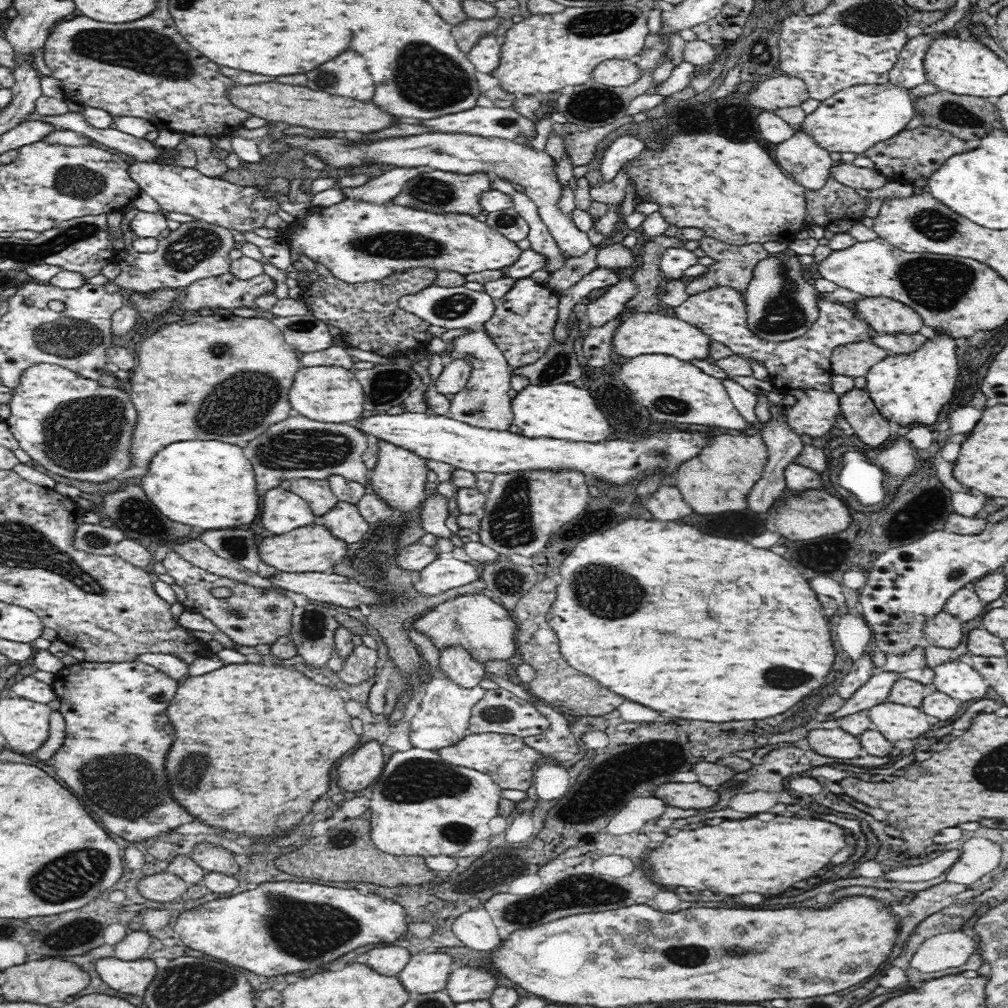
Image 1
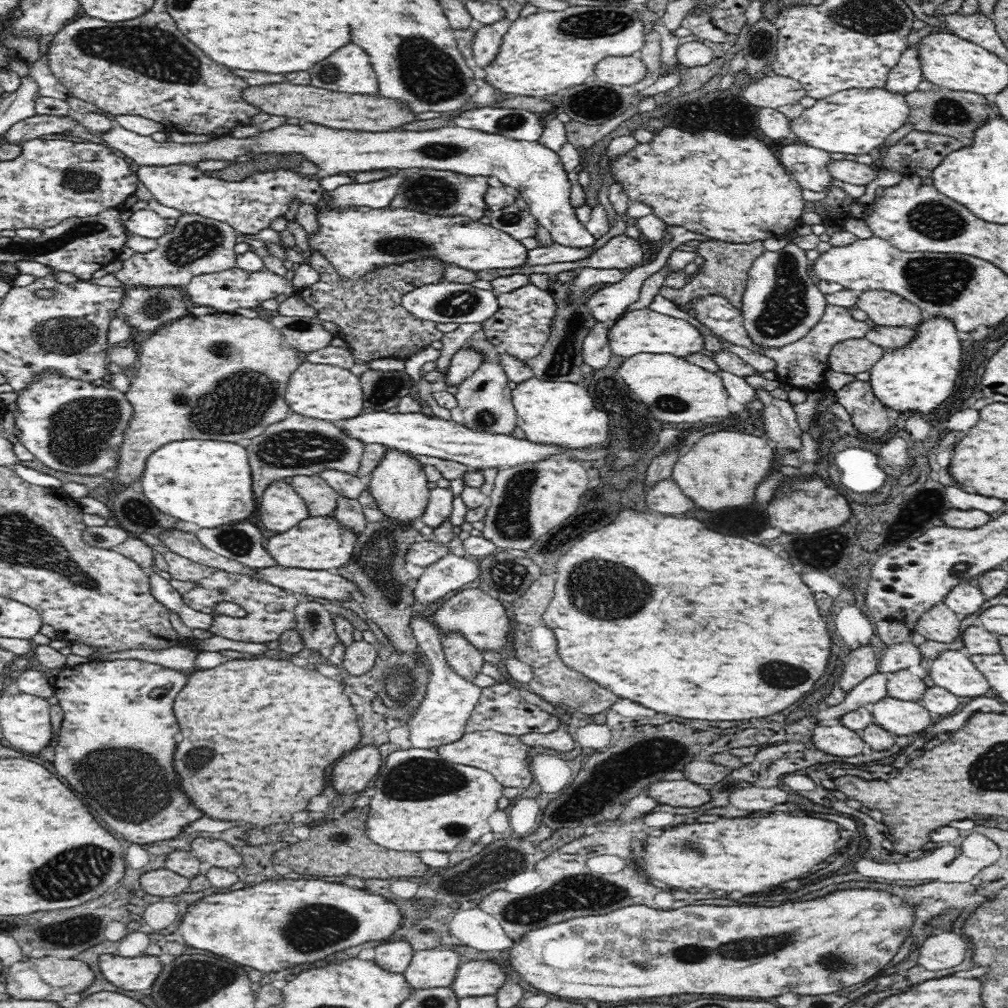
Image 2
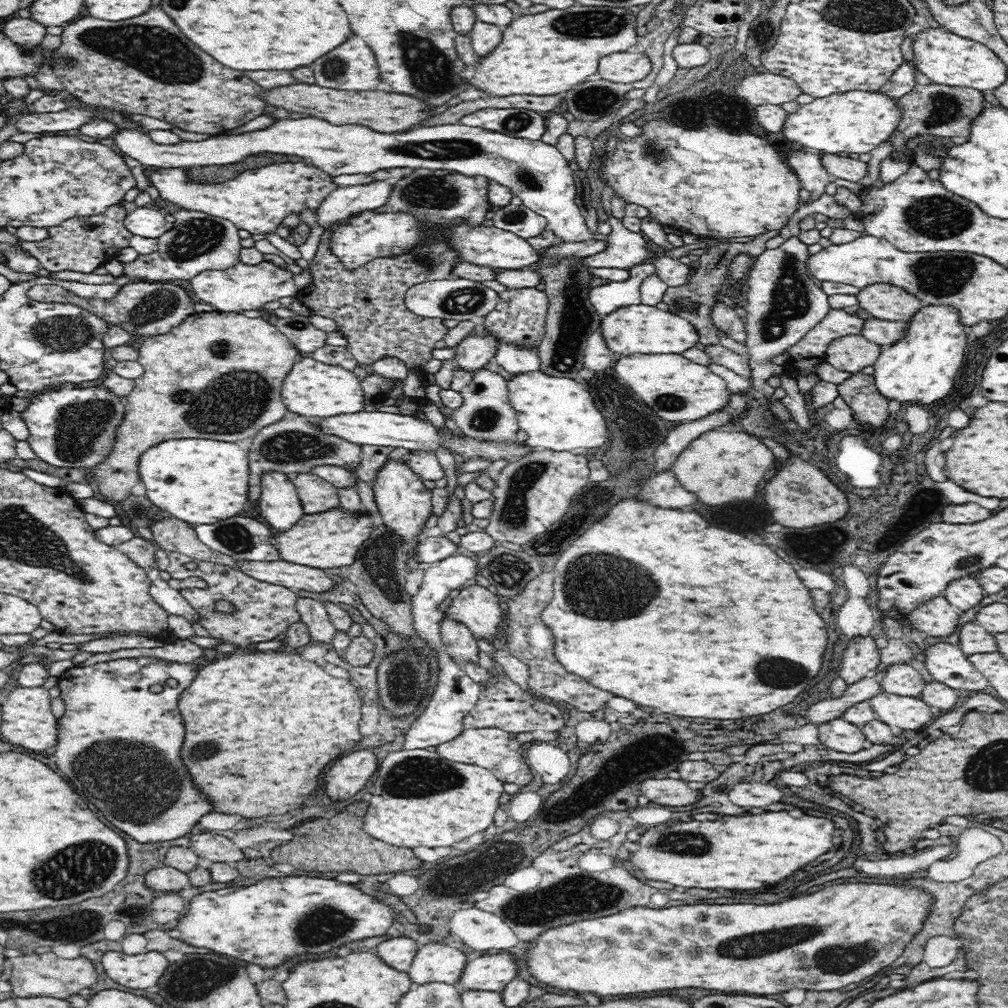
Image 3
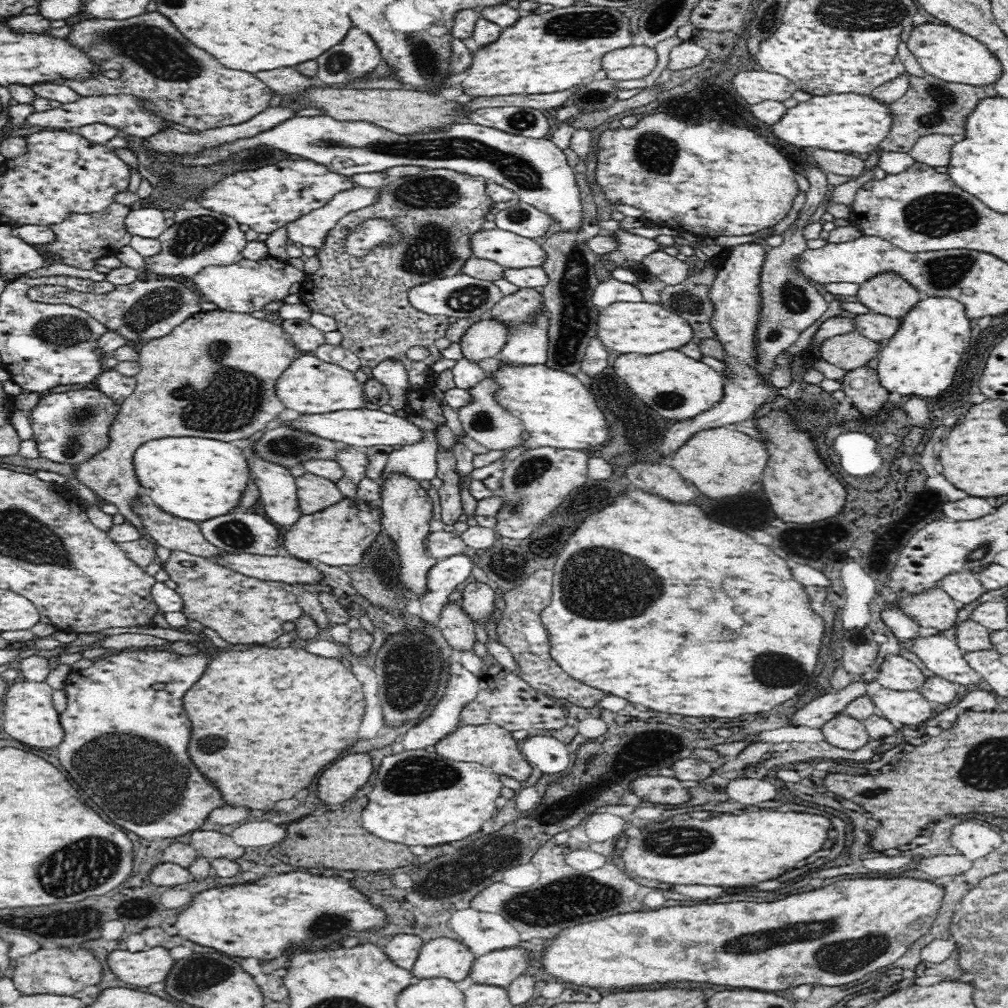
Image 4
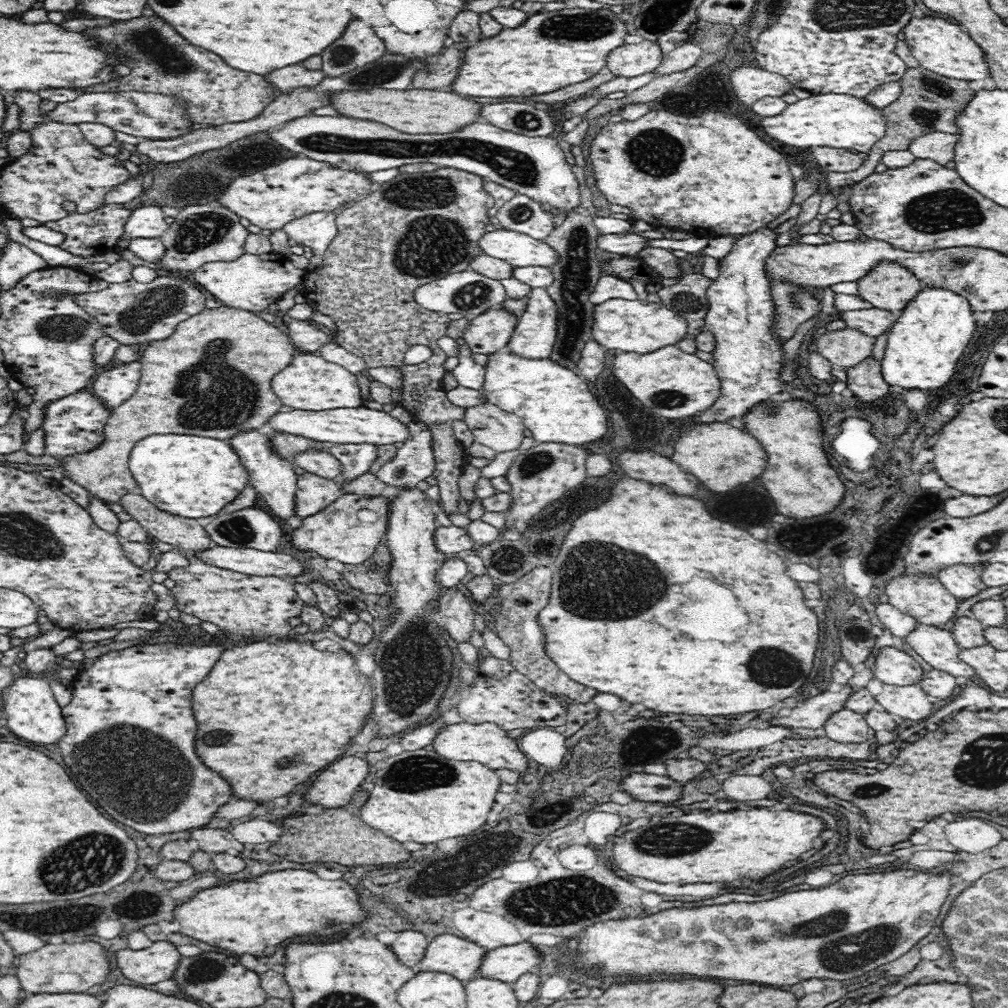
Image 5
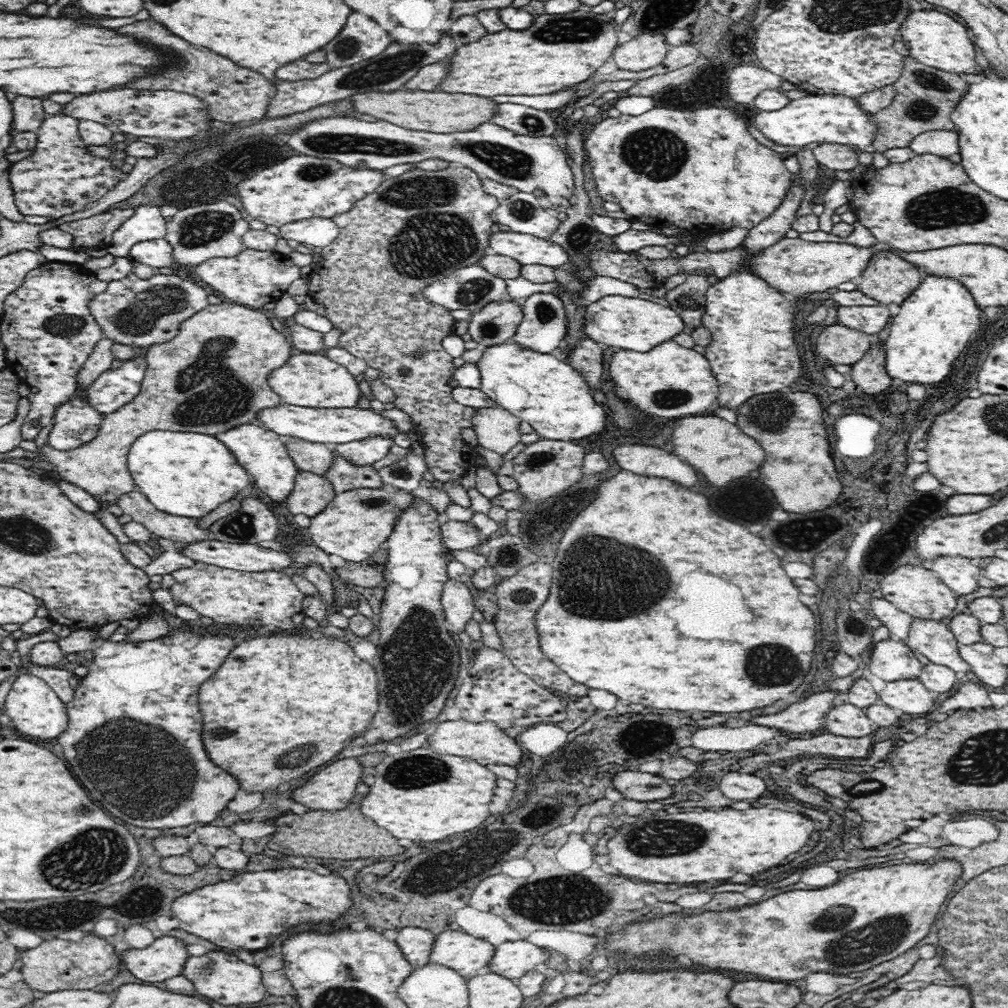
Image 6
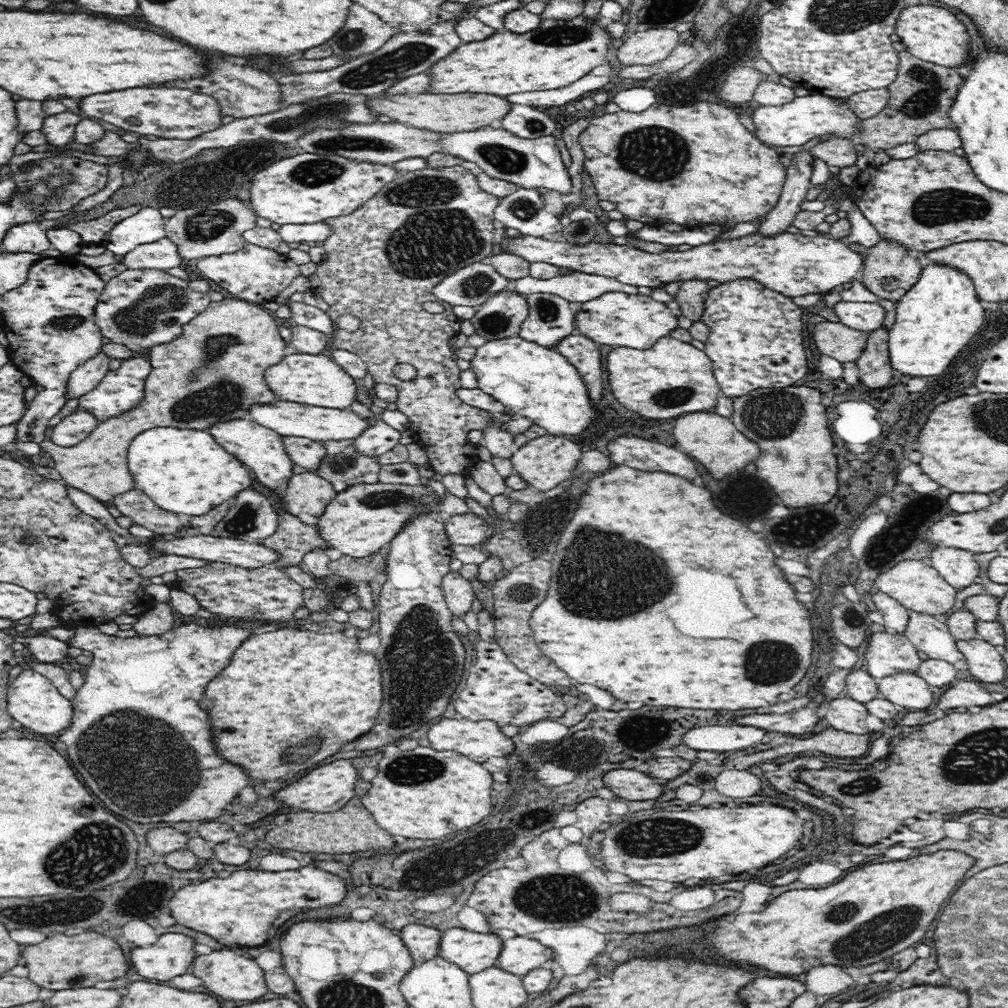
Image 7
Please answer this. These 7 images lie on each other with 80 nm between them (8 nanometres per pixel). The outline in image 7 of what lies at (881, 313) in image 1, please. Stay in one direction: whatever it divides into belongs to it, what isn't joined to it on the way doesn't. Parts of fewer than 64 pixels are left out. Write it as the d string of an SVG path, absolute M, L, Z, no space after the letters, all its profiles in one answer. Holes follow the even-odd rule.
M879 239L878 242L868 248L863 256L864 270L862 270L862 284L873 292L878 298L897 302L906 291L918 282L924 262L916 253L911 252L900 242L893 239Z

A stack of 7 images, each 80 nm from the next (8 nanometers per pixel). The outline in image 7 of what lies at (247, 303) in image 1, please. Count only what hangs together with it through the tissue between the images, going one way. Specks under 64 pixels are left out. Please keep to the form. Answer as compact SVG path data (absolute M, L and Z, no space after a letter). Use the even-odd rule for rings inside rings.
M249 243L232 254L206 256L197 262L198 272L206 281L216 282L234 298L245 299L246 302L260 306L273 300L296 276L301 275L298 266L287 255Z

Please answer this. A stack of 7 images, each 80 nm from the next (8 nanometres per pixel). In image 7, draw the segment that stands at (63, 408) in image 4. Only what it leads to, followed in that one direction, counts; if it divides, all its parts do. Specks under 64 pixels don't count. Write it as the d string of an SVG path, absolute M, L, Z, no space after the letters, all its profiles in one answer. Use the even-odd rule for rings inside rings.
M79 406L75 412L64 417L54 427L51 441L62 447L76 446L90 436L98 423L98 419L92 413Z

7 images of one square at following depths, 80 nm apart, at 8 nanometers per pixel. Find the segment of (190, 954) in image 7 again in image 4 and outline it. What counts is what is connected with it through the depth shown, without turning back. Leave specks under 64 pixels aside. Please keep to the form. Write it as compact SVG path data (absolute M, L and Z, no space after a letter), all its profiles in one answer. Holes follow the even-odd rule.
M153 947L142 952L128 952L126 949L117 949L110 952L108 956L108 968L126 984L132 984L137 988L148 988L156 982L163 982L176 962L170 955L169 949Z

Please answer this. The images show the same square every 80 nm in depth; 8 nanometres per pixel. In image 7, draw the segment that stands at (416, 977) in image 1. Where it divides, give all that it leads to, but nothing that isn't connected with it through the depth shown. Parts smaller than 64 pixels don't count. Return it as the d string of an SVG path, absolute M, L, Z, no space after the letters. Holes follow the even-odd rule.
M450 928L442 935L438 957L453 962L472 975L493 967L501 950L502 941L496 935Z

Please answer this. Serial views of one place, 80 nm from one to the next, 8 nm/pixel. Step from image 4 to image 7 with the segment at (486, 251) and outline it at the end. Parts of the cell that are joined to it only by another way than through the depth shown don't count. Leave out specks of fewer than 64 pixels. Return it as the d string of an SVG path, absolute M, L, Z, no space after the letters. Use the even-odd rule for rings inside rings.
M754 232L746 238L738 240L716 241L716 244L702 244L701 246L692 247L686 252L662 252L661 254L652 254L648 251L642 251L636 247L630 246L628 242L617 240L613 243L594 243L577 244L568 242L559 242L546 240L543 237L533 237L530 235L520 235L519 237L504 237L500 240L499 247L504 253L509 253L522 257L528 262L547 262L552 266L559 268L571 269L586 274L597 274L608 276L616 280L629 284L630 286L648 286L648 288L658 288L660 284L666 284L666 280L690 280L700 279L703 281L717 280L720 283L730 281L742 281L750 279L758 281L764 287L782 293L784 296L804 296L805 294L828 293L833 289L840 289L841 285L850 282L853 276L860 272L863 265L863 253L852 251L849 245L846 245L830 236L815 235L808 237L800 233L762 235Z

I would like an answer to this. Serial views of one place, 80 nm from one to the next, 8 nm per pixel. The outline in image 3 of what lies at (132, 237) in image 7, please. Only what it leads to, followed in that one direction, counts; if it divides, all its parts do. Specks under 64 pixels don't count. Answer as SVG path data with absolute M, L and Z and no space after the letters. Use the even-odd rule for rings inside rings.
M146 206L136 207L136 210L127 213L124 224L133 235L158 238L167 231L164 216L163 210L155 210Z

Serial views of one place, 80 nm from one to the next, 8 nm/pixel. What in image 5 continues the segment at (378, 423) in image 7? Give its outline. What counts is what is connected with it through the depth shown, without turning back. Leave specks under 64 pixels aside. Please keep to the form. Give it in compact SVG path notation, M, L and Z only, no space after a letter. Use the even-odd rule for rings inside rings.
M325 444L327 451L343 467L342 476L337 481L354 481L363 473L368 473L374 462L378 460L378 446L380 444Z

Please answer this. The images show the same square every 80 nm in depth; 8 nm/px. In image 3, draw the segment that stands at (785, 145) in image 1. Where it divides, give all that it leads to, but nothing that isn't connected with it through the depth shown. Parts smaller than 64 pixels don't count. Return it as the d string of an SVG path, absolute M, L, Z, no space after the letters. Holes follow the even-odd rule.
M793 150L788 156L791 170L797 174L803 188L811 193L812 202L825 193L826 187L834 179L822 165L819 152Z

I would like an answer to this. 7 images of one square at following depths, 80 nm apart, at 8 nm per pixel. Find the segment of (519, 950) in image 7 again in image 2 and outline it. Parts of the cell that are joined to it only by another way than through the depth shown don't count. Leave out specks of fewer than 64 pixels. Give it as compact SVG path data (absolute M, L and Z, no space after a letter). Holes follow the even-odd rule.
M474 960L458 967L450 987L458 999L470 995L496 995L504 980L506 974L502 966L486 960Z

